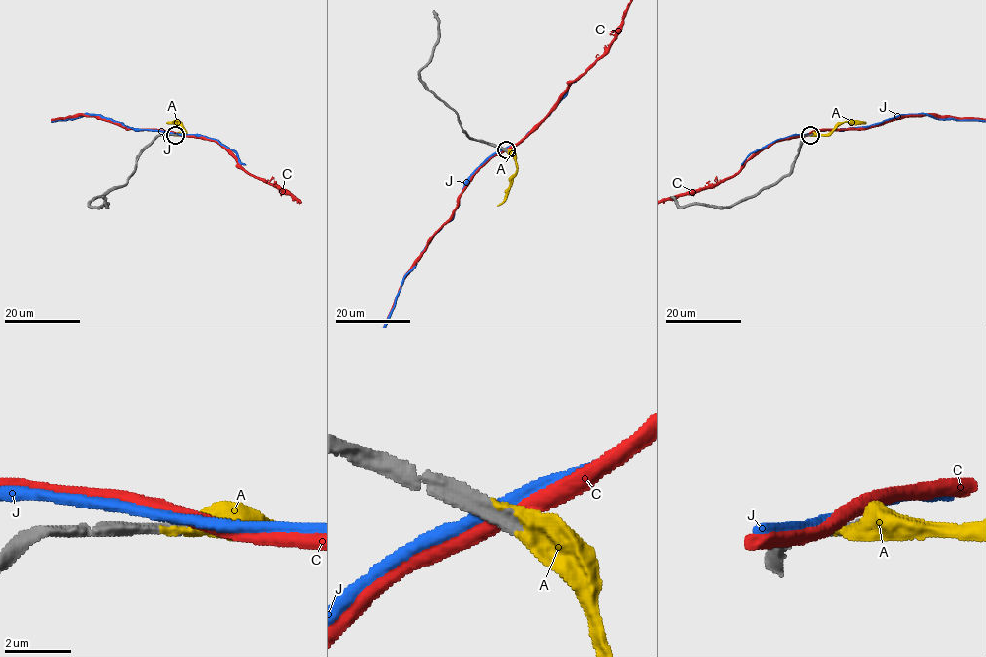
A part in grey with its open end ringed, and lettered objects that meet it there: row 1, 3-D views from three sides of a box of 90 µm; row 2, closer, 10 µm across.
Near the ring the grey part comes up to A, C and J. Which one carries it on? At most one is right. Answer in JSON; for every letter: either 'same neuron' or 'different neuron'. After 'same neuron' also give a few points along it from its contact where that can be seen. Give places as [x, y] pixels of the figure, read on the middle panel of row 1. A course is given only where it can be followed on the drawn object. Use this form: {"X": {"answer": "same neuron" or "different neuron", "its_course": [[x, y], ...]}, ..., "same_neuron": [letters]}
{"A": {"answer": "same neuron", "its_course": [[506, 149], [515, 160], [517, 173], [511, 179], [507, 198], [497, 205]]}, "C": {"answer": "different neuron"}, "J": {"answer": "different neuron"}, "same_neuron": ["A"]}

